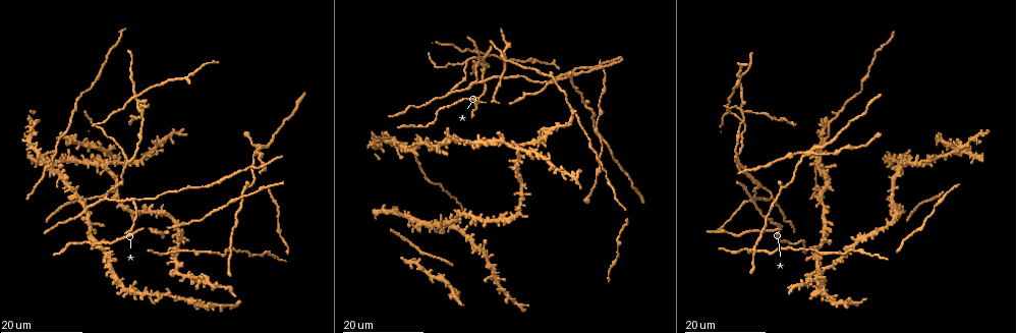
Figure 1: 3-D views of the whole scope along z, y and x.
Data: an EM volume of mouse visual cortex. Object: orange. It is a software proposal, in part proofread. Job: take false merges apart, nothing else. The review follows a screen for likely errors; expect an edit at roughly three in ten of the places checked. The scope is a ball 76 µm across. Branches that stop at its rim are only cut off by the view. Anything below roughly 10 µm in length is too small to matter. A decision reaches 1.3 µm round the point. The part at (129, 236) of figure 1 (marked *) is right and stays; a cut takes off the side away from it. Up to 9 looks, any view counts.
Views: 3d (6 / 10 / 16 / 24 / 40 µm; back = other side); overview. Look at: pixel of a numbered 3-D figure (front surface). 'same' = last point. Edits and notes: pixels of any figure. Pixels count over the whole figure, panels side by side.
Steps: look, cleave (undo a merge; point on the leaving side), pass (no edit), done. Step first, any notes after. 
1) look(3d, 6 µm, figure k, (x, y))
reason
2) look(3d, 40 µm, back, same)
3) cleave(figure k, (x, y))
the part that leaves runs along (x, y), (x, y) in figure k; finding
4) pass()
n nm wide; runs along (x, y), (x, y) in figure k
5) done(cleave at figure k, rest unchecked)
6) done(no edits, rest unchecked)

look(3d, 24 µm, figure 1, (129, 160))
three-way junction

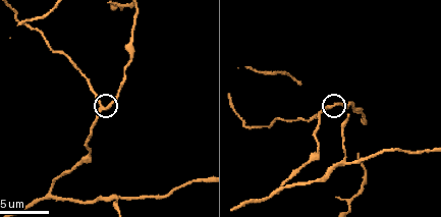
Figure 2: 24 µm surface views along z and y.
look(3d, 10 µm, figure 2, (332, 105))
zoom in

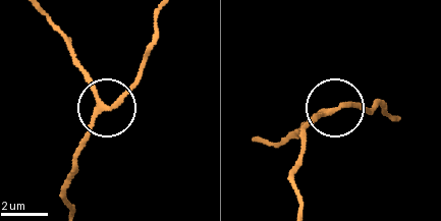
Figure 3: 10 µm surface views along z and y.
pass()
3 arms; runs along (300, 201), (294, 171), (301, 136), (331, 109), (301, 123) in figure 3; continuous, no second cell

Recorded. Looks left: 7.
look(3d, 24 µm, figure 1, (805, 154))
side arm on a straight run

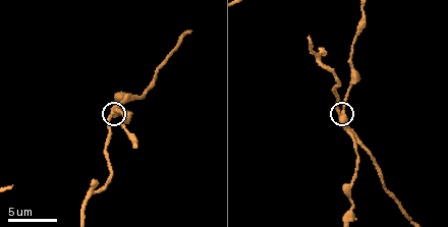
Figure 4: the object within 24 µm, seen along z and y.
look(3d, 10 µm, figure 4, (111, 111))

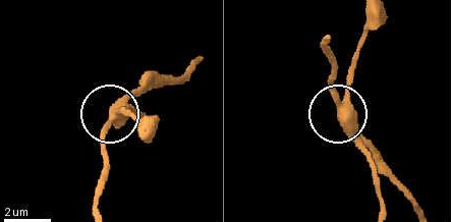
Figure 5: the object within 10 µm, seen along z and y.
cleave(figure 5, (136, 110))
410 nm wide; a second cell is stuck on

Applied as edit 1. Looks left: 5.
look(overview)
redraw

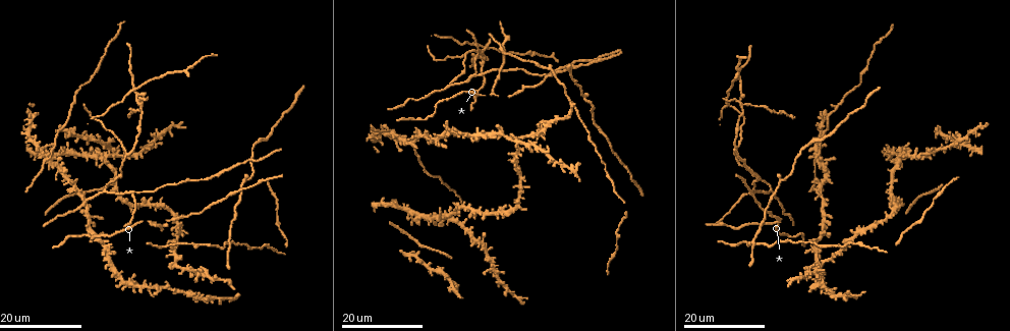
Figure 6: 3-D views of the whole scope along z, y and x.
look(3d, 16 µm, figure 6, (745, 104))
four-way junction

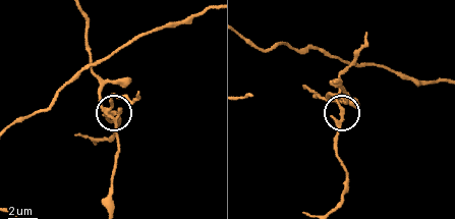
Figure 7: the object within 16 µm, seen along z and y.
look(3d, 10 µm, figure 7, (340, 106))

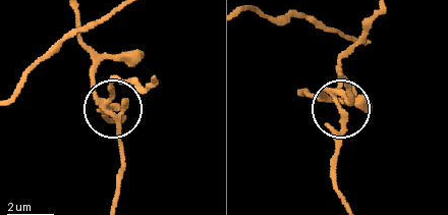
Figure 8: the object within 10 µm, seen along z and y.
cleave(figure 8, (111, 81))
4 arms; two cells meet here

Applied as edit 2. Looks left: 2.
look(3d, 16 µm, figure 6, (472, 241))
looks like a crossing

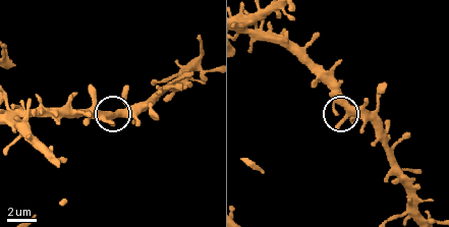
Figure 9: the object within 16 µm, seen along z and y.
look(3d, 10 µm, figure 9, (347, 114))
zoom in

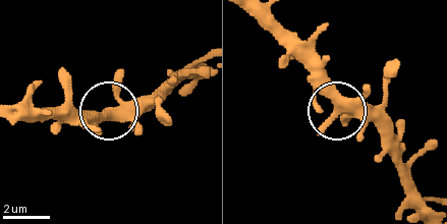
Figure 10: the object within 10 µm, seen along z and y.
pass()
side arm 24 µm; runs along (250, 13), (338, 111), (374, 112), (389, 122) in figure 10; one cell here

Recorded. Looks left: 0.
done(cleave at figure 5, cleave at figure 8, rest unchecked)

